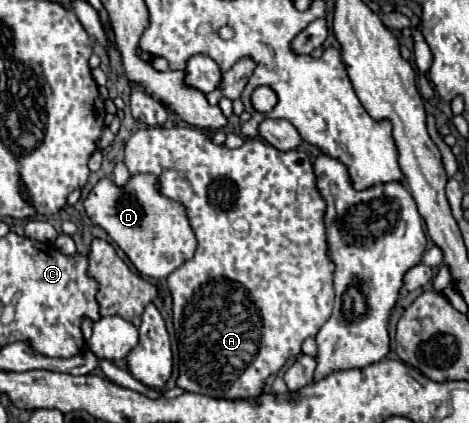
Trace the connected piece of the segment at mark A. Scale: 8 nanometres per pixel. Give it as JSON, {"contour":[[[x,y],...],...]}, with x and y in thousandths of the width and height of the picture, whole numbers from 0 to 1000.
{"contour":[[[326,300],[326,305],[301,305],[292,310],[271,338],[267,338],[267,390],[279,414],[296,409],[326,409],[335,414],[335,447],[343,461],[386,475],[386,485],[399,499],[403,527],[420,560],[420,593],[407,617],[386,626],[377,641],[369,641],[356,655],[356,674],[369,702],[369,768],[373,768],[373,797],[382,811],[382,896],[377,910],[394,924],[467,939],[467,943],[522,943],[522,939],[548,939],[561,929],[561,905],[578,882],[591,882],[612,849],[625,849],[642,839],[642,811],[646,801],[676,792],[684,768],[701,754],[710,735],[710,622],[697,608],[697,570],[693,570],[693,475],[684,470],[676,442],[672,442],[672,409],[659,371],[646,357],[591,357],[574,338],[557,329],[527,329],[518,348],[510,352],[484,352],[480,343],[463,343],[446,324],[450,314],[437,314],[433,305],[416,300]]]}

